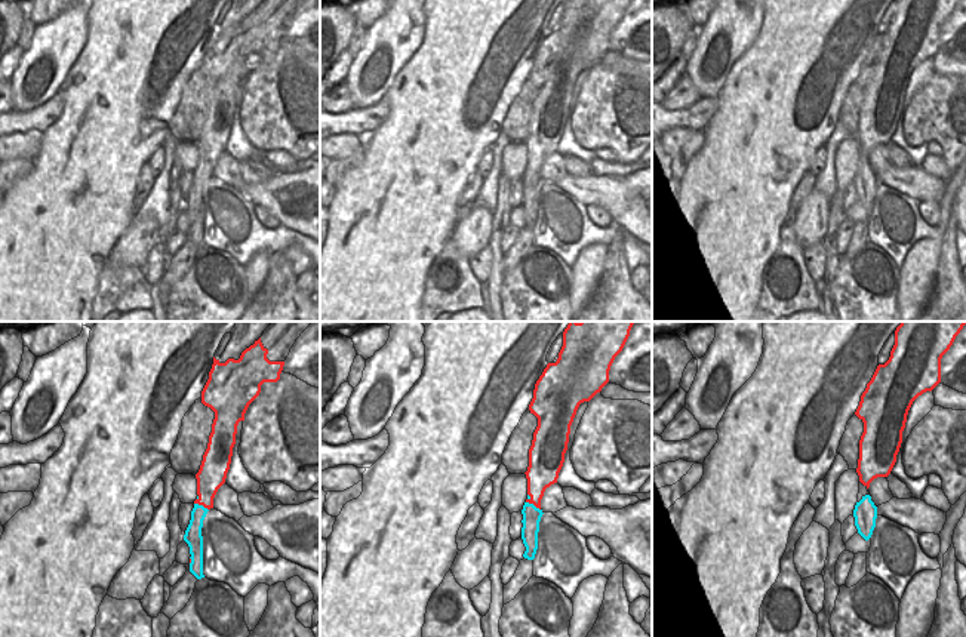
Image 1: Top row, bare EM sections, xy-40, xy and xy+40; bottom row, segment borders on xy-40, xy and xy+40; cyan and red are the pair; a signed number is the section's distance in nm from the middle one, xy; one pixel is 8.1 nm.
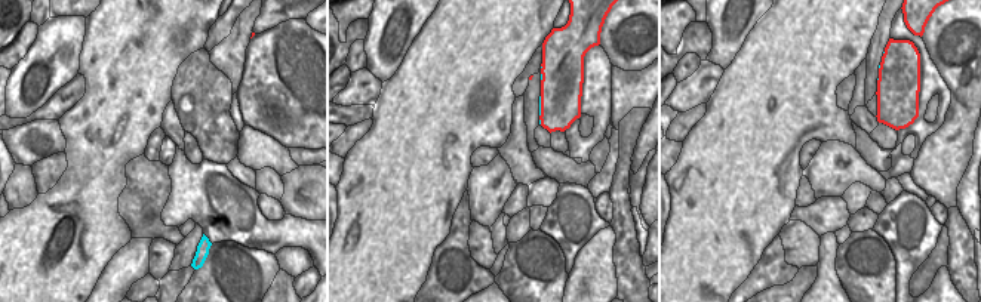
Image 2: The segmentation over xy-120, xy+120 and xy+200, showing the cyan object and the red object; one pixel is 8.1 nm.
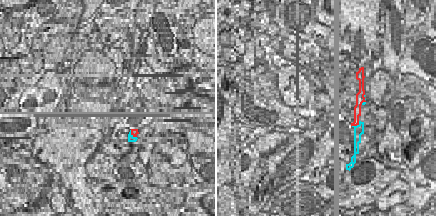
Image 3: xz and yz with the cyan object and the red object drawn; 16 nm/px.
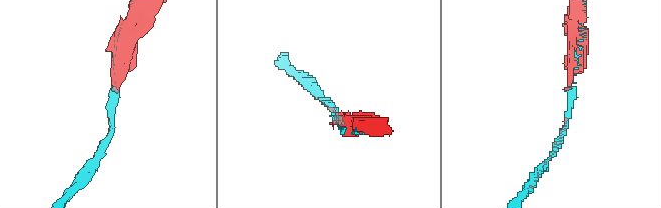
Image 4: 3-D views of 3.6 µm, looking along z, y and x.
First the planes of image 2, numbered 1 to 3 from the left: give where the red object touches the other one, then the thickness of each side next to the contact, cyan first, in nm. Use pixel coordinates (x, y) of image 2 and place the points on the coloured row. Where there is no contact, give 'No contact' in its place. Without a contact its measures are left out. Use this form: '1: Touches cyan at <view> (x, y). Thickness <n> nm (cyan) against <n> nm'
1: No contact
2: Touches cyan at xy+120 (540, 107). Thickness 20 nm (cyan) against 340 nm
3: No contact.

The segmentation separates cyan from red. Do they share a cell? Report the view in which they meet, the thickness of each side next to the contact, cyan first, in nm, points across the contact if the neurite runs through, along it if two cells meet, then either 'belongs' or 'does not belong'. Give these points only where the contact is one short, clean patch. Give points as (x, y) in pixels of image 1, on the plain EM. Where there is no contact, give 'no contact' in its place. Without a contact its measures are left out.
xy | 150/220 nm | does not belong

